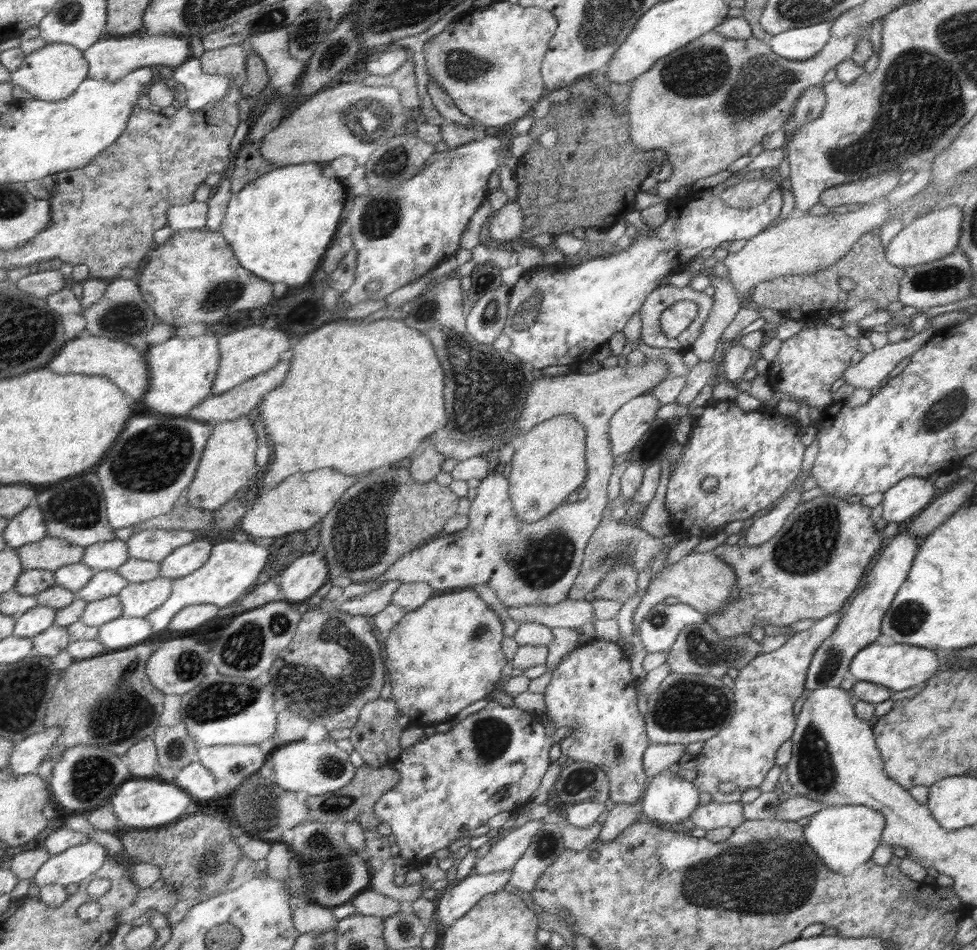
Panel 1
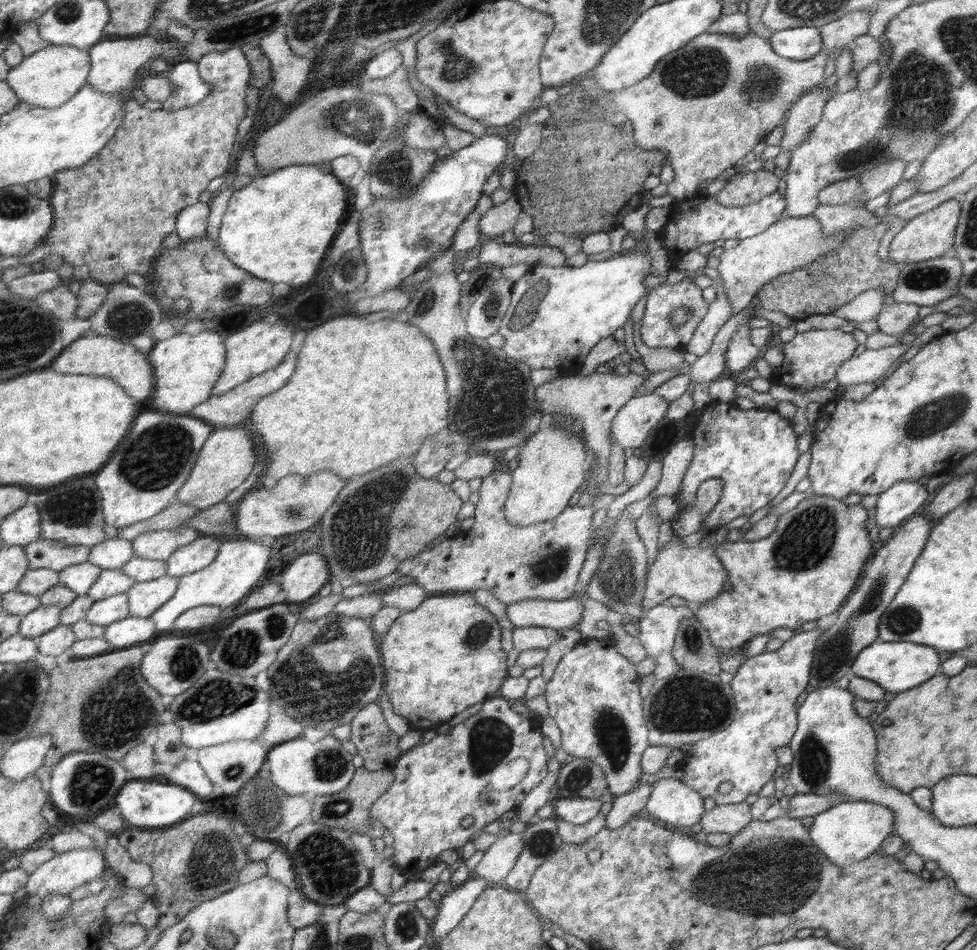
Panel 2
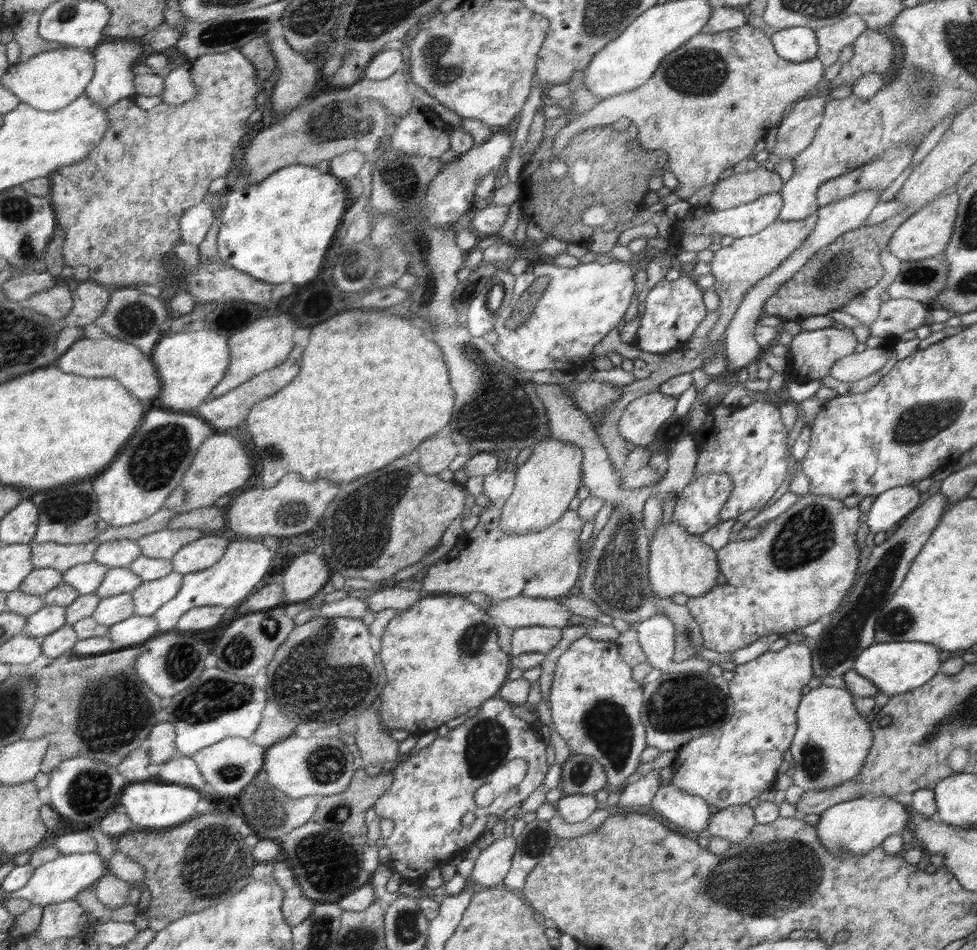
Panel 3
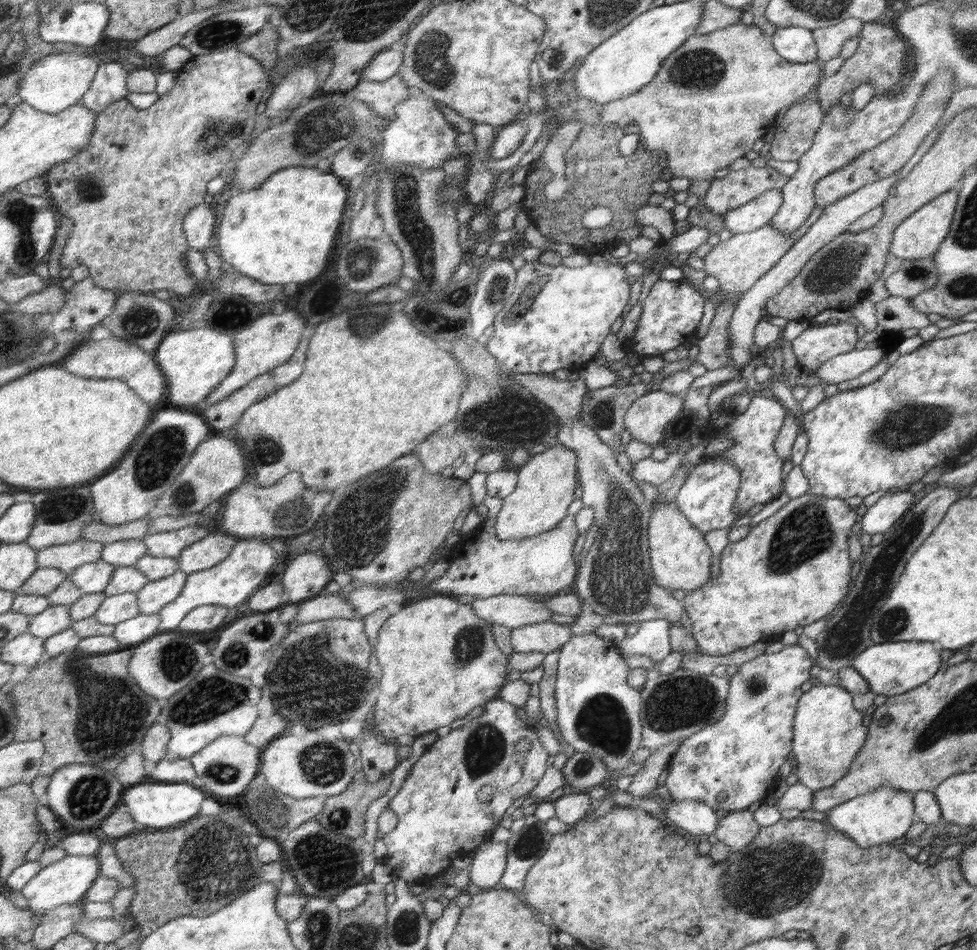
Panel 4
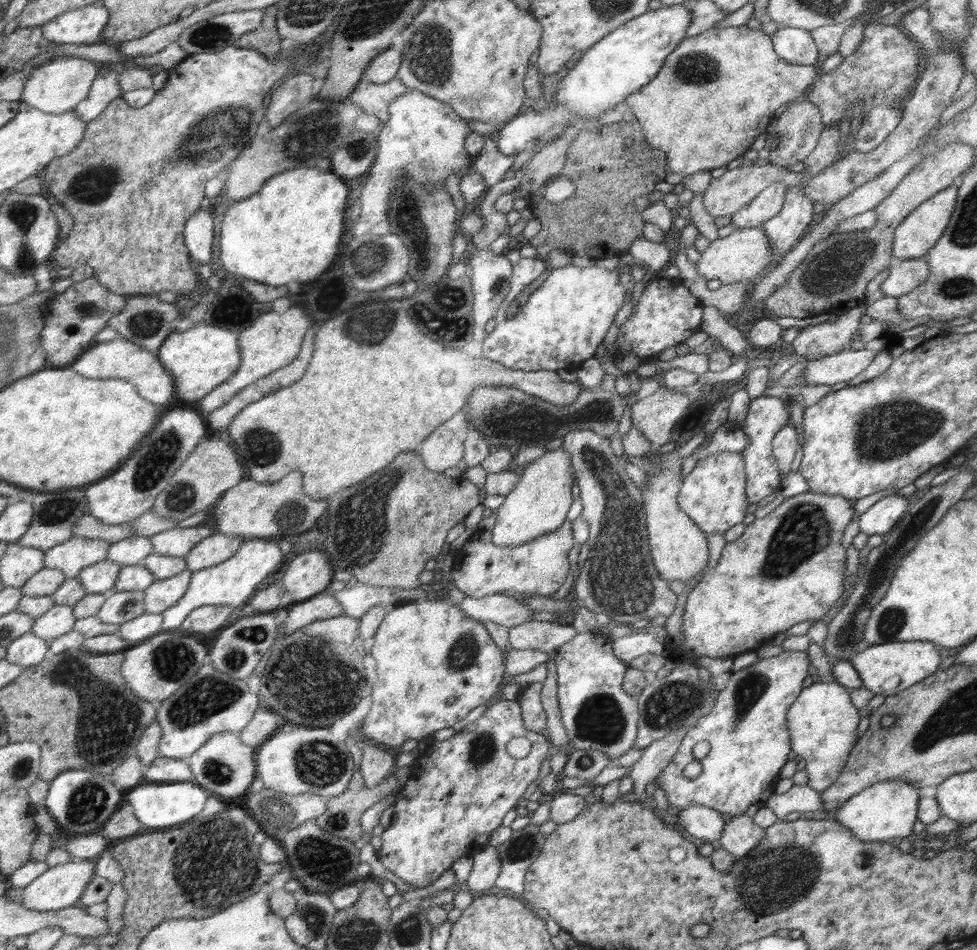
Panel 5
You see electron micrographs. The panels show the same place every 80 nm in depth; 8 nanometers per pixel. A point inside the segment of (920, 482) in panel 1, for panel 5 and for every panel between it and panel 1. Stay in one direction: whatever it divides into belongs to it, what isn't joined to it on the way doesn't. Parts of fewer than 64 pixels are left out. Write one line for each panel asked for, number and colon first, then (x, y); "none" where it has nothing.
2: (903, 499)
3: (889, 508)
4: (878, 518)
5: (883, 515)

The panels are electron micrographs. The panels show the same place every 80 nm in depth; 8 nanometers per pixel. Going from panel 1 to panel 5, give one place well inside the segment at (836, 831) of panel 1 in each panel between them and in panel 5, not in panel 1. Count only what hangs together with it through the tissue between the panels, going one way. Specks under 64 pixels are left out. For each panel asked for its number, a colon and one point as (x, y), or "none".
2: (851, 831)
3: (857, 826)
4: (882, 816)
5: (887, 810)

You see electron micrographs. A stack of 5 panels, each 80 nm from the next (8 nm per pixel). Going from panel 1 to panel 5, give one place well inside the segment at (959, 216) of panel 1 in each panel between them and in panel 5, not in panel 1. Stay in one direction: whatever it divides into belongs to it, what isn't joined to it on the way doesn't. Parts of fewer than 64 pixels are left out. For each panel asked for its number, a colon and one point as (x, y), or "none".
2: (927, 236)
3: (926, 233)
4: (921, 234)
5: (919, 231)

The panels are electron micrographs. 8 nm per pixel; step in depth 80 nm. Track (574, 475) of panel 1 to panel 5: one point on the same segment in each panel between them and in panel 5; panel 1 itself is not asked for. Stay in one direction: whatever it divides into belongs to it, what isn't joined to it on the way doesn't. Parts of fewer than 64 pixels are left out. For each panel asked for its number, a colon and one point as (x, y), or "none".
2: (550, 469)
3: (544, 485)
4: (546, 484)
5: (537, 505)

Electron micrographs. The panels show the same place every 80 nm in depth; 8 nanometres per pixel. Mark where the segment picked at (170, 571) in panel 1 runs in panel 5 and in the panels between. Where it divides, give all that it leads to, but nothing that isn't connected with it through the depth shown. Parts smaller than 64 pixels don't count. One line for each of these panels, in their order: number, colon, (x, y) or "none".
2: (195, 556)
3: (207, 550)
4: (205, 553)
5: (218, 547)

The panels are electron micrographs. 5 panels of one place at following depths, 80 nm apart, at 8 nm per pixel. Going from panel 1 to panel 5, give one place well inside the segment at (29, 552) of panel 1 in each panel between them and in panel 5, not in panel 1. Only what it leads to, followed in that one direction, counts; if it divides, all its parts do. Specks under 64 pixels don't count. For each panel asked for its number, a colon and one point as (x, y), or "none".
2: (56, 555)
3: (61, 557)
4: (66, 557)
5: (70, 557)

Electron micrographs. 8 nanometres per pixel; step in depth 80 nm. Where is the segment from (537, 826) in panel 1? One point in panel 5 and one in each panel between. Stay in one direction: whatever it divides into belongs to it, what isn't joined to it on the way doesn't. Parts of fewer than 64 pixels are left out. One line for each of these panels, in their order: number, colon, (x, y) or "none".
2: (498, 861)
3: (494, 863)
4: (490, 862)
5: (487, 865)

